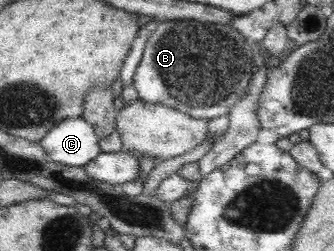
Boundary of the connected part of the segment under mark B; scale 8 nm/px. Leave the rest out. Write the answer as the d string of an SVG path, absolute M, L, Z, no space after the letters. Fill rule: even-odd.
M169 20L148 31L145 50L133 81L138 98L160 103L195 119L229 114L252 80L255 64L247 39L227 24Z

